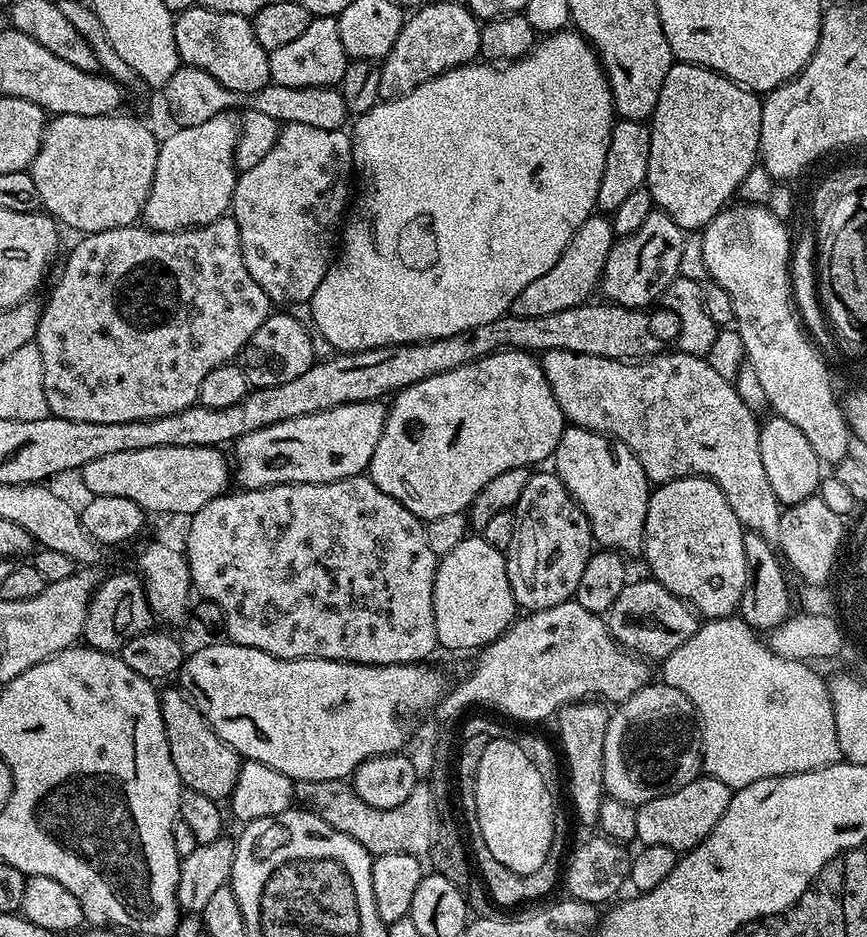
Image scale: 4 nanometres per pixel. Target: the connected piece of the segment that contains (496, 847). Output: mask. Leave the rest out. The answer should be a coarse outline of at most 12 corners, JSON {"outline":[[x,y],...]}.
{"outline":[[489,739],[477,820],[487,849],[539,873],[553,789],[515,739]]}

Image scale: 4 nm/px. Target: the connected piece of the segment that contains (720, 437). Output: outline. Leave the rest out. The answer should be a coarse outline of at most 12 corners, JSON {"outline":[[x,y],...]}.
{"outline":[[705,357],[539,361],[653,485],[704,476],[779,541],[757,413]]}

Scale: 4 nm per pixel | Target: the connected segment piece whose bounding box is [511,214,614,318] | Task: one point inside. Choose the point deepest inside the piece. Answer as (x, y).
(570, 282)

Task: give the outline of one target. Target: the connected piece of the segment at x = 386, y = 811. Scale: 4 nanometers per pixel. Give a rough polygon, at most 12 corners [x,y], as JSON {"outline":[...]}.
{"outline":[[298,780],[294,800],[373,857],[431,850],[429,785],[371,808],[343,780]]}

